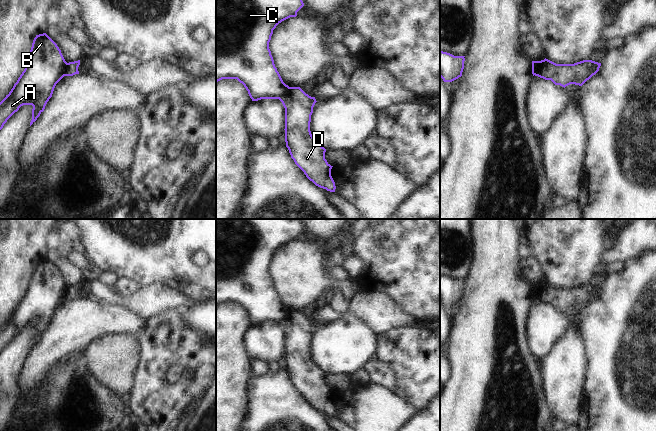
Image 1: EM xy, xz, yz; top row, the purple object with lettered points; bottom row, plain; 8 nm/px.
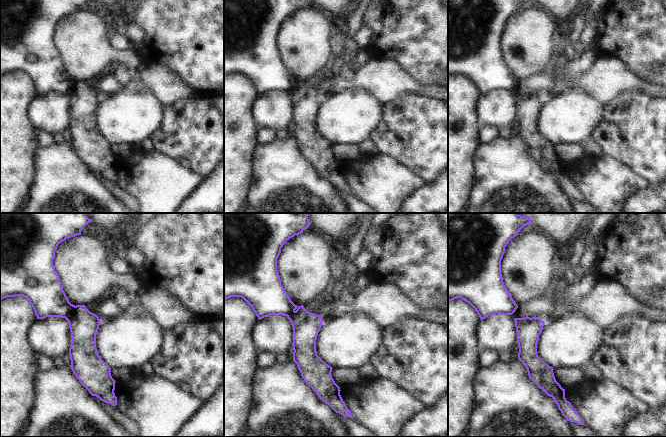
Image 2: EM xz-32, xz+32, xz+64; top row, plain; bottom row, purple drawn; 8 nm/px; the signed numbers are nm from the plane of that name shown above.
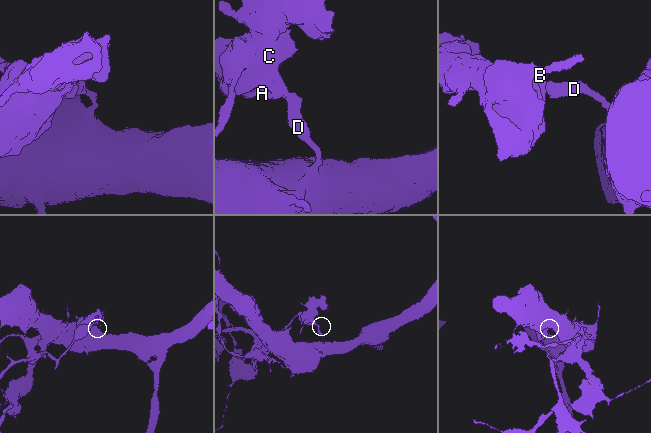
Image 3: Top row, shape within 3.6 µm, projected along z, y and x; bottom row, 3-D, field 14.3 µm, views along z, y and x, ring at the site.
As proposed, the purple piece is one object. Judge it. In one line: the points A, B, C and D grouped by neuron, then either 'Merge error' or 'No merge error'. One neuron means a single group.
Groups: A B C / D. Merge error.

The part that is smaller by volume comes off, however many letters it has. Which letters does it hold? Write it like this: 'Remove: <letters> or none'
Remove: A, B, C.

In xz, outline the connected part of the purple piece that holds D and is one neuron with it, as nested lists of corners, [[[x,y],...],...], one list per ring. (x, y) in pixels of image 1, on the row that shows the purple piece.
[[[291,87],[289,92],[279,100],[285,108],[285,142],[291,158],[316,186],[335,192],[336,186],[331,176],[333,166],[325,159],[326,149],[313,138],[310,131],[311,115],[317,102],[315,97],[309,96],[300,87]]]

